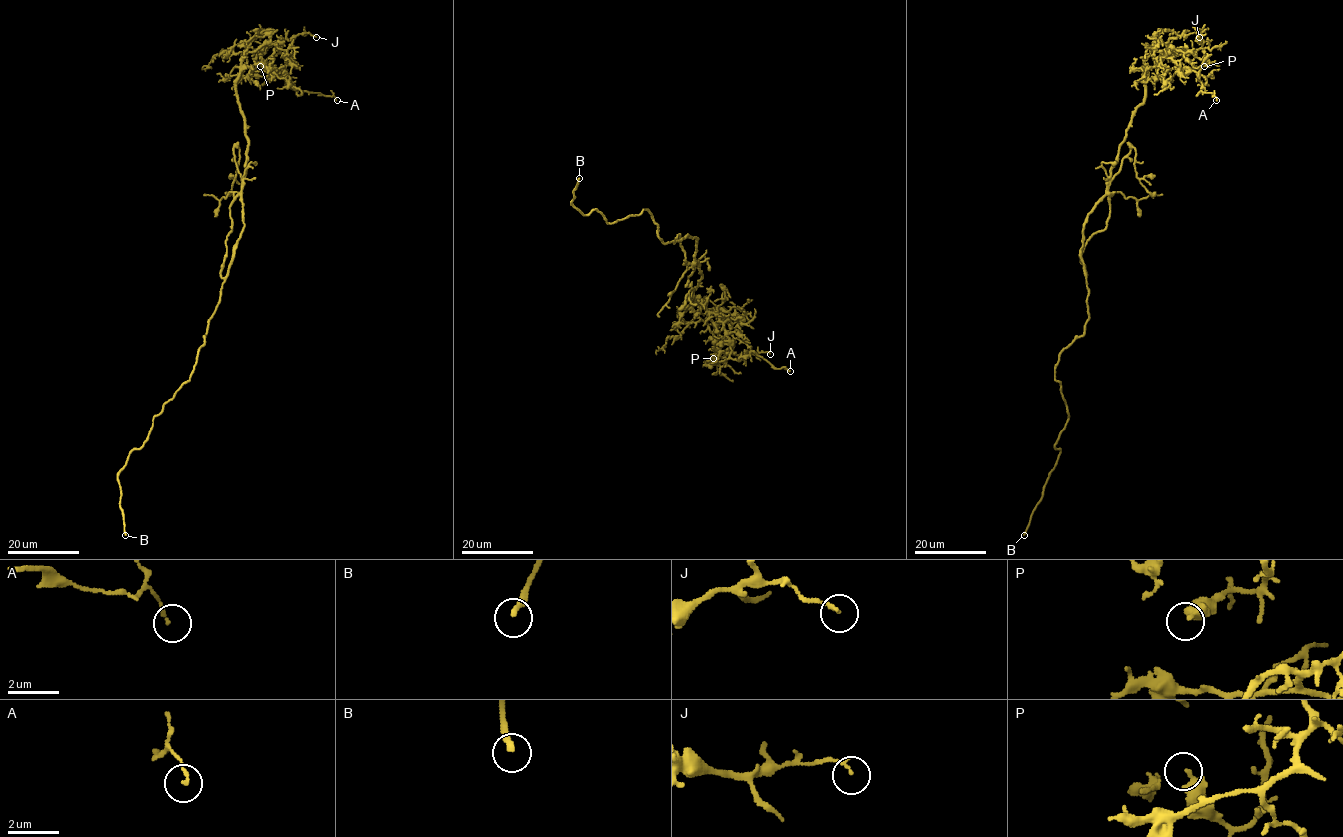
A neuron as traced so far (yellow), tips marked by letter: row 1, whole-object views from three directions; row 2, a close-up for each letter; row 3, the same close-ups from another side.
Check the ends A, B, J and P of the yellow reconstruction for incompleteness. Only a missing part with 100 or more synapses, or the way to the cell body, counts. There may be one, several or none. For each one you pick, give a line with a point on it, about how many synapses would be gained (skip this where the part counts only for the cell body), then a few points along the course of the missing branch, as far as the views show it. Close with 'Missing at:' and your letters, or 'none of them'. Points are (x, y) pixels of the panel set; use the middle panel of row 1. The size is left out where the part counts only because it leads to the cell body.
B: (579, 178) | (579, 178), (584, 173), (583, 162), (593, 162)
Missing at: B

